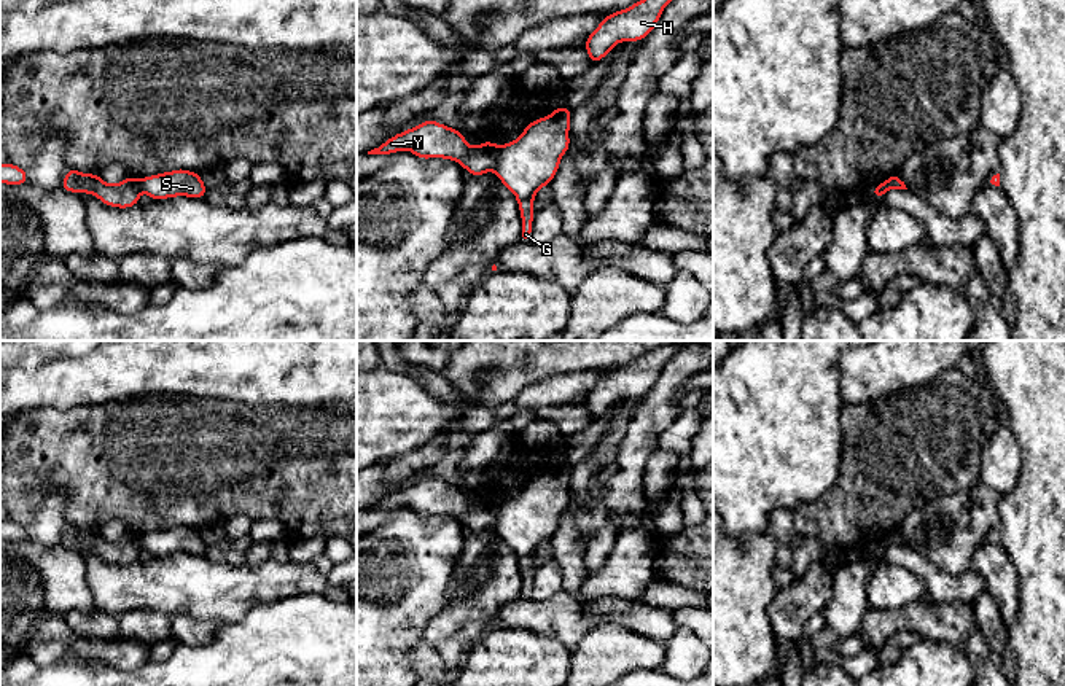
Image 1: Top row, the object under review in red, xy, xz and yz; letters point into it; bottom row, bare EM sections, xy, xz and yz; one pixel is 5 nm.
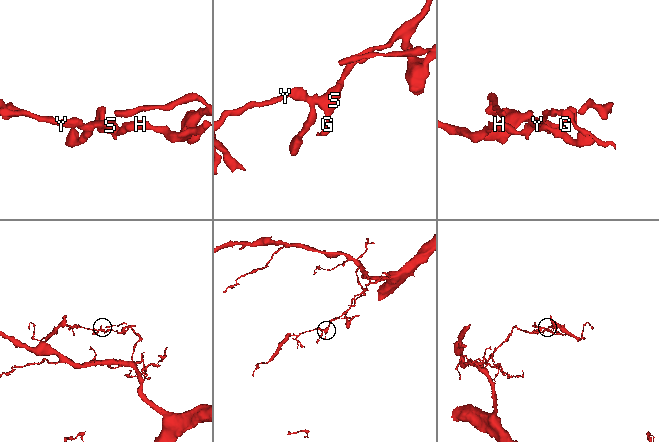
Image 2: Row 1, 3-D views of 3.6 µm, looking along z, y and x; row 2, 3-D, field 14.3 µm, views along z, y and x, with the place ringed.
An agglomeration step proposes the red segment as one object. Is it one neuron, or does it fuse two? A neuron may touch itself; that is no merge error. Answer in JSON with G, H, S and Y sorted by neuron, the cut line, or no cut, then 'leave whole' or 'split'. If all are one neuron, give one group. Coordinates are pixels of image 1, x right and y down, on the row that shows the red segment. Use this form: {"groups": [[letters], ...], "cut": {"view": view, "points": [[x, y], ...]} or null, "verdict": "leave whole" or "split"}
{"groups": [["G", "H", "S"], ["Y"]], "cut": {"view": "xz", "points": [[499, 147], [494, 167]]}, "verdict": "split"}

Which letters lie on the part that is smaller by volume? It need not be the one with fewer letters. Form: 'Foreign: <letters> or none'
Foreign: Y

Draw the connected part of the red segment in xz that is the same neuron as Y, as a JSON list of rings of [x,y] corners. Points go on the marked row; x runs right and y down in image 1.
[[[433,119],[390,137],[377,148],[368,151],[368,154],[390,154],[401,150],[408,150],[420,159],[452,159],[473,177],[492,172],[498,154],[498,145],[495,142],[482,140],[479,146],[470,146],[462,131]]]

